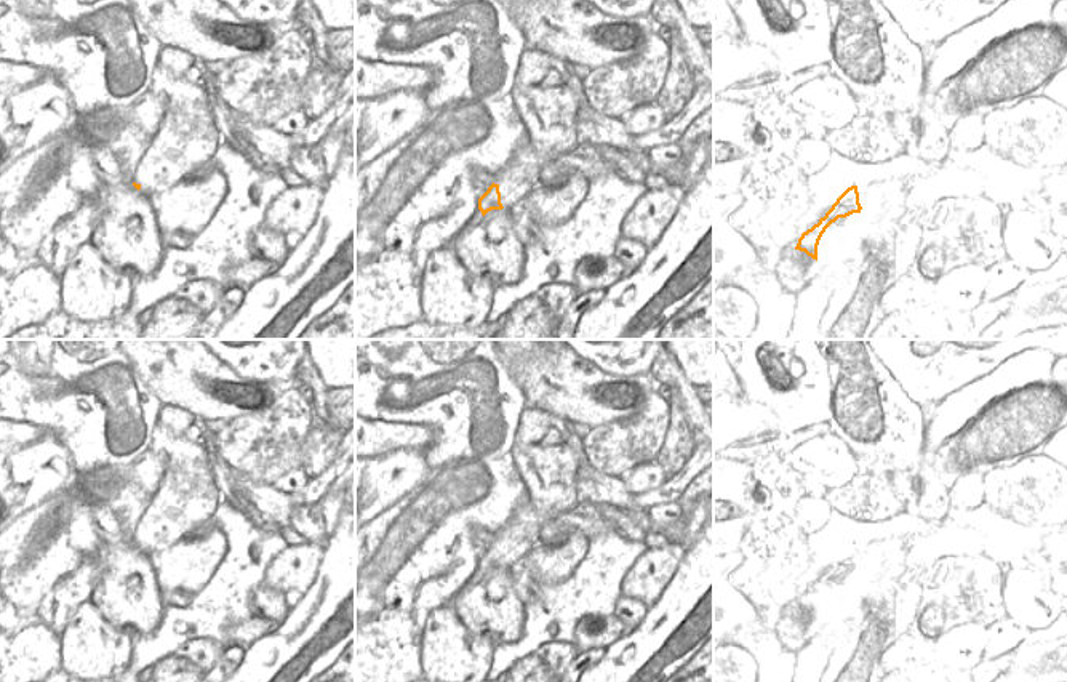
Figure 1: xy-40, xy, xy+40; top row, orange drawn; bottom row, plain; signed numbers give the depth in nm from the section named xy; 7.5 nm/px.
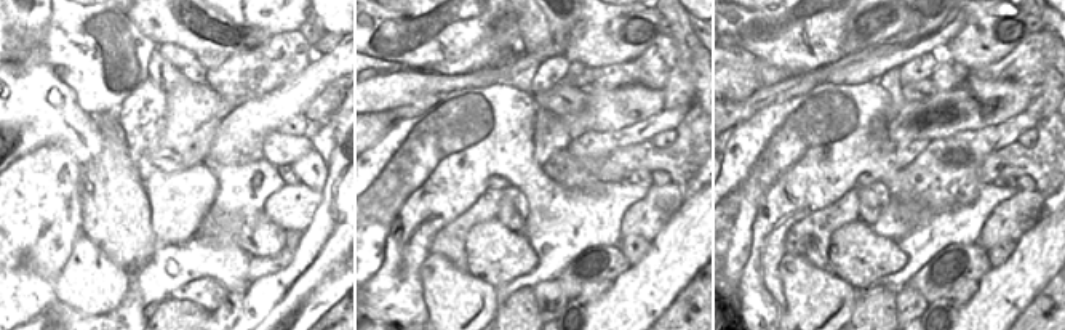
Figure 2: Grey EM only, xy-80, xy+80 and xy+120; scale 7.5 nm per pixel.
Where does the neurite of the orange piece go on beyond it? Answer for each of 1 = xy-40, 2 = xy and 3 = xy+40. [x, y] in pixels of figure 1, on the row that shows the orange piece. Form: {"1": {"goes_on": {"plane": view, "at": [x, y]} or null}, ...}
{"1": {"goes_on": null}, "2": {"goes_on": null}, "3": {"goes_on": null}}

